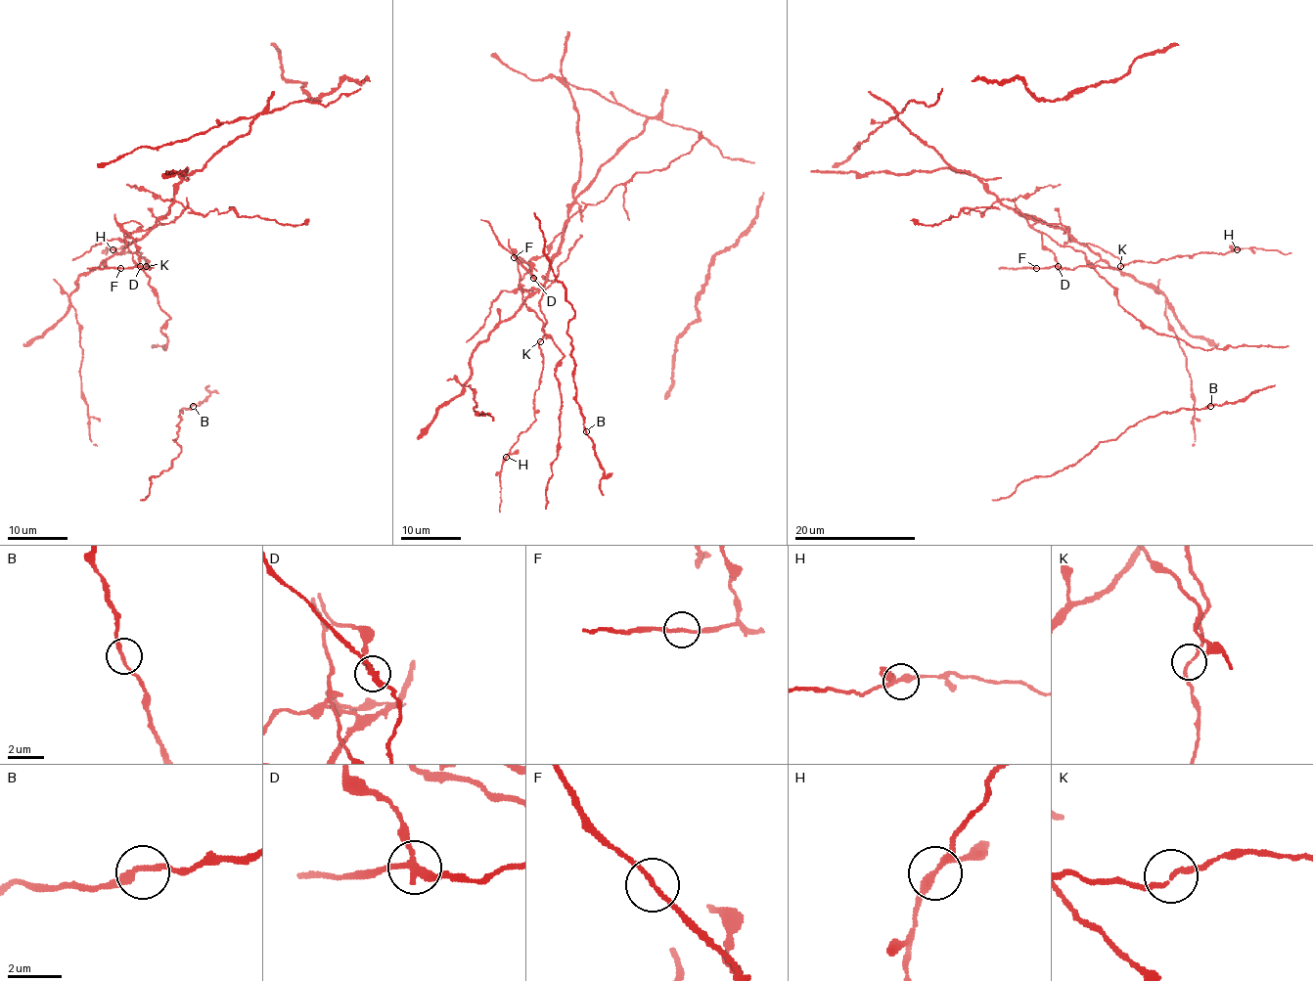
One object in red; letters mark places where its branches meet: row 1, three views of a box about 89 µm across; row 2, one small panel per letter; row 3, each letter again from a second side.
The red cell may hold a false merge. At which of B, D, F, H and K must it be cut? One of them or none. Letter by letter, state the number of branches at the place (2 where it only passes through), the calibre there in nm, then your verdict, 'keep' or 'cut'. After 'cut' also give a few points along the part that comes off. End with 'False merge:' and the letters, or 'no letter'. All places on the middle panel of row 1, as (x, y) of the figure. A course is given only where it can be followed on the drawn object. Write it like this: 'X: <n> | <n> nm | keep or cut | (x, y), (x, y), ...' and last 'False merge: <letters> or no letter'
B: 2 | 200 nm | keep
D: 3 | 240 nm | cut
F: 2 | 160 nm | keep
H: 3 | 280 nm | keep
K: 2 | 160 nm | keep
False merge: D

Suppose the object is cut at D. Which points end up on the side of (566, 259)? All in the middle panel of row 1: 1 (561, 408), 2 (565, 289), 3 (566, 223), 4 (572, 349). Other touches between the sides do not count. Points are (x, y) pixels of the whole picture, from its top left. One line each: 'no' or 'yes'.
1: yes
2: no
3: yes
4: no

